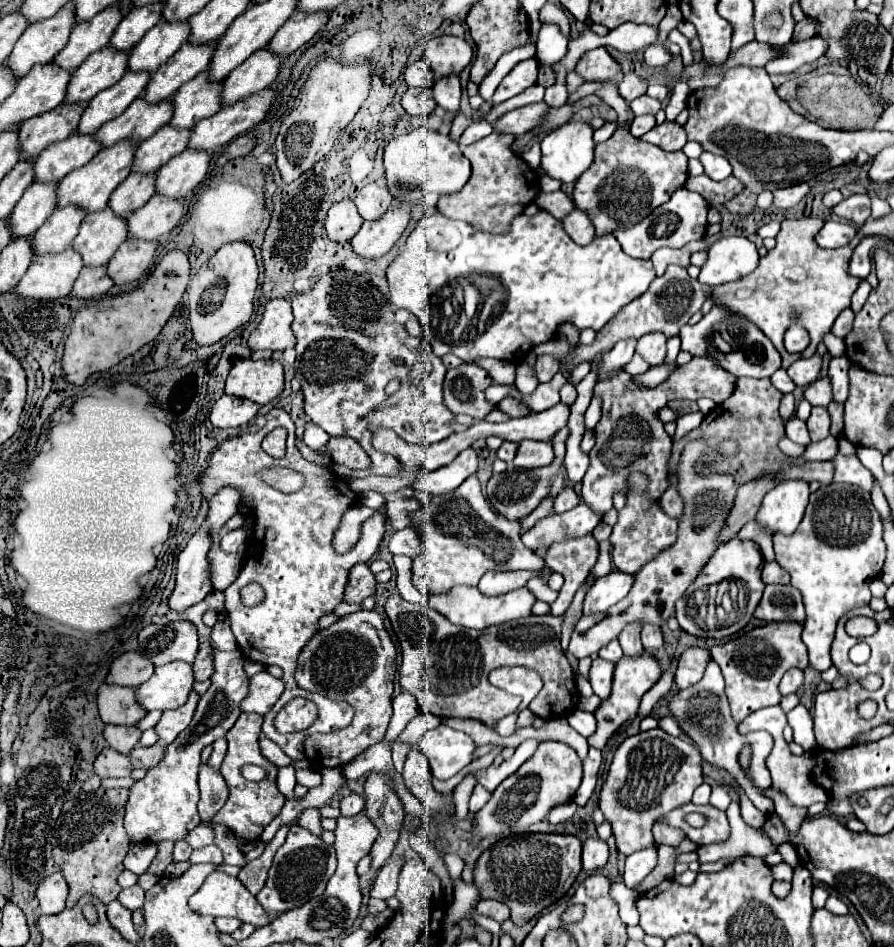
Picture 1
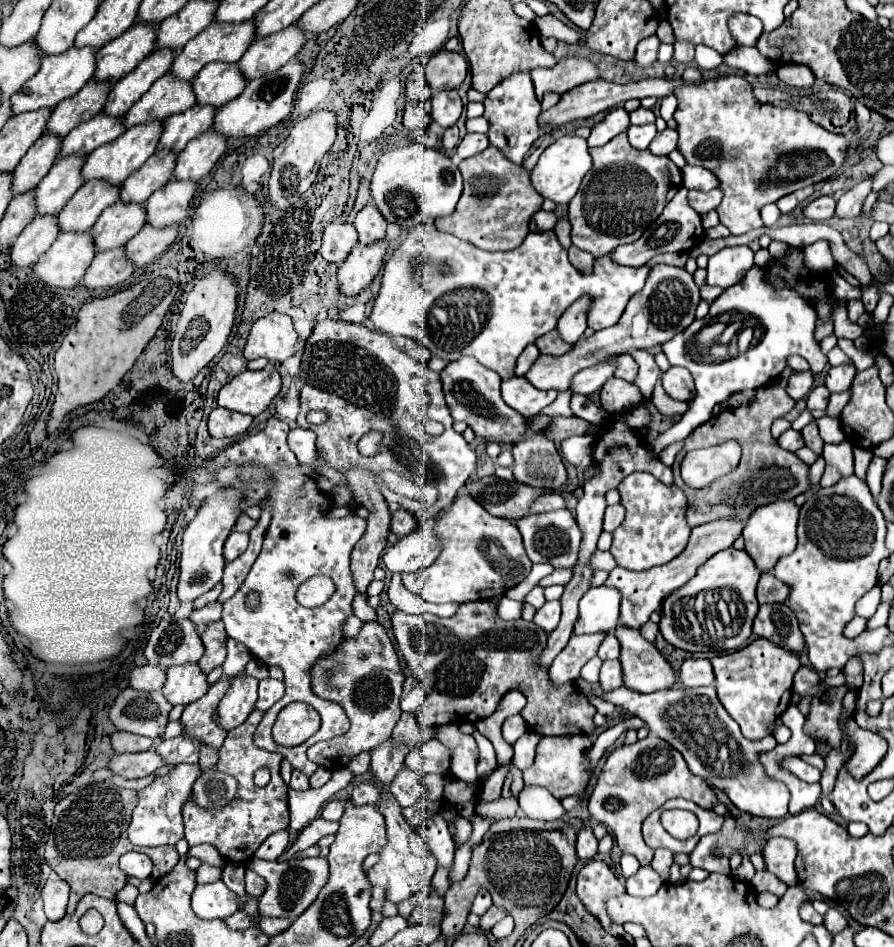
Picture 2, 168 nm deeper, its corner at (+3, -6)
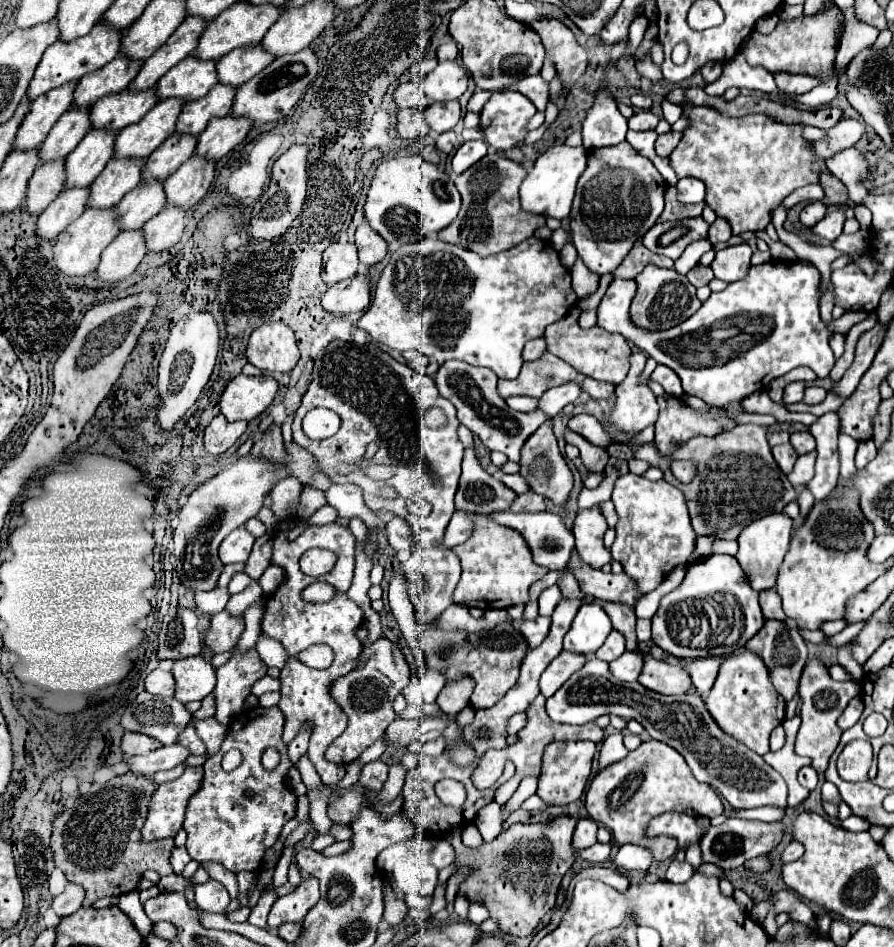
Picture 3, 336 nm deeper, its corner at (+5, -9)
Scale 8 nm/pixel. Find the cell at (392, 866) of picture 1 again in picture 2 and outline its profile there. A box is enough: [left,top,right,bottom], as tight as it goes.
[377,788,437,902]

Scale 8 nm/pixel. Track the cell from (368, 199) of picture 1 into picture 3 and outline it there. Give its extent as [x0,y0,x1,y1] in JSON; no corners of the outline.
[355,221,387,267]

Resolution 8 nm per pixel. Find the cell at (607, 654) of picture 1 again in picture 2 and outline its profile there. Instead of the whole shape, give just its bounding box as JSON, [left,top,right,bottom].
[597,634,621,660]

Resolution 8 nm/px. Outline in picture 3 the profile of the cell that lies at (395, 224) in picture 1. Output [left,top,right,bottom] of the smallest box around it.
[321,271,371,315]

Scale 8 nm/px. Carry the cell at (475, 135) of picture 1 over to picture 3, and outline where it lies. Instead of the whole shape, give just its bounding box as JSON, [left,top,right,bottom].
[453,141,487,173]

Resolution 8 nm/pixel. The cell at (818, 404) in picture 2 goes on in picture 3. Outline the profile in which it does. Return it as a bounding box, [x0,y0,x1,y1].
[803,387,827,405]

